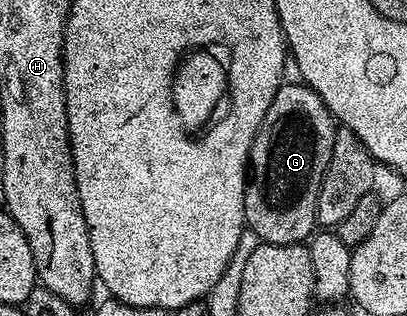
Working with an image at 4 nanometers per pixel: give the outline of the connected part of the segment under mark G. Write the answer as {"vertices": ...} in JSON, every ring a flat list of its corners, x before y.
{"vertices":[[281,84,252,144,250,176,244,187,244,220,247,228,253,229,260,236,261,242,270,245,298,245,307,242,313,236,317,228,316,204,320,184,328,170,330,151,334,151,334,135,337,128,336,118,309,85]]}

